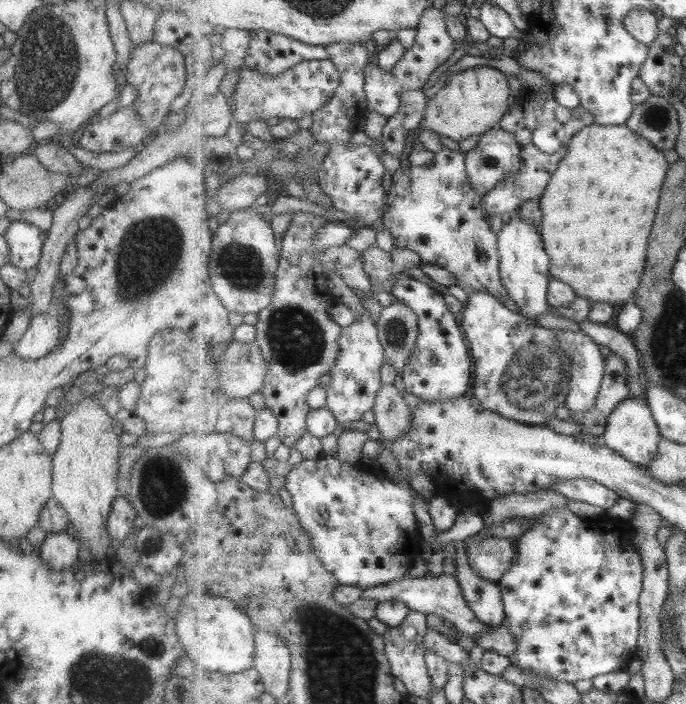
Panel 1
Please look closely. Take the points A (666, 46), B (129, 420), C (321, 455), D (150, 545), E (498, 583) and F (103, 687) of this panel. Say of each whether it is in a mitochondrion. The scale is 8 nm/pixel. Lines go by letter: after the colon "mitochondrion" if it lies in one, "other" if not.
A: other
B: other
C: other
D: mitochondrion
E: other
F: mitochondrion

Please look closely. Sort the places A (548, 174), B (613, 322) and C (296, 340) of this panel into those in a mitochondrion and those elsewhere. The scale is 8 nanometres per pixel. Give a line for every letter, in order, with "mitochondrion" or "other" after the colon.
A: other
B: other
C: mitochondrion

